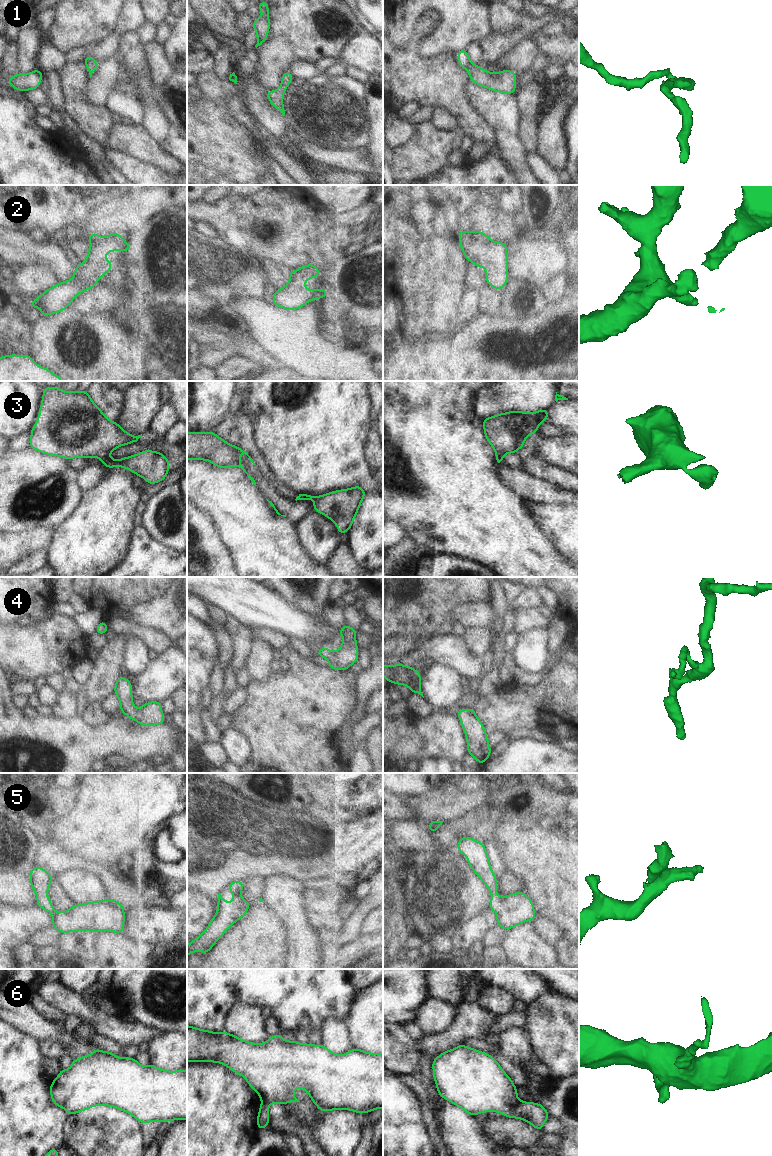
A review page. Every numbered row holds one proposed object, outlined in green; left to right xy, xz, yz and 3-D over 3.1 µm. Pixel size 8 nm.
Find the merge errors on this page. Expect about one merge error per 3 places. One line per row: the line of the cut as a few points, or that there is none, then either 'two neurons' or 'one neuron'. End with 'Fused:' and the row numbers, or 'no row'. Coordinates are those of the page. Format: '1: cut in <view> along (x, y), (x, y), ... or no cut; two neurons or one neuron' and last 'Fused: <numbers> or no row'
1: no cut; one neuron
2: no cut; one neuron
3: cut in xy along (108, 456), (102, 462); two neurons
4: no cut; one neuron
5: no cut; one neuron
6: no cut; one neuron
Fused: 3

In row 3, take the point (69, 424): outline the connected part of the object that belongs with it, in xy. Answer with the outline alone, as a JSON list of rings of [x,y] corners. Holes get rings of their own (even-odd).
[[[60,387],[43,388],[41,408],[30,438],[30,446],[47,455],[65,459],[98,457],[102,462],[111,451],[137,442],[142,434],[132,436],[114,423],[96,406],[87,391],[62,391]]]

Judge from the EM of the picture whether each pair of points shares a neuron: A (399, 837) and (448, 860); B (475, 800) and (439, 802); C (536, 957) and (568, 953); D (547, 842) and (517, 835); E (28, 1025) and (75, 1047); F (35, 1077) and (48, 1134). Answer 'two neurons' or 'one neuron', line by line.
A: two neurons
B: one neuron
C: two neurons
D: one neuron
E: one neuron
F: one neuron

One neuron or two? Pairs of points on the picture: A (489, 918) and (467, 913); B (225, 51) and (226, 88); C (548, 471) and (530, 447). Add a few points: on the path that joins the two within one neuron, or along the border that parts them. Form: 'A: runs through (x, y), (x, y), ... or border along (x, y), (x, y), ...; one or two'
A: border along (488, 906), (467, 920), (459, 928); two
B: border along (211, 70), (220, 78), (228, 80); two
C: runs through (541, 469), (530, 458), (530, 454); one

